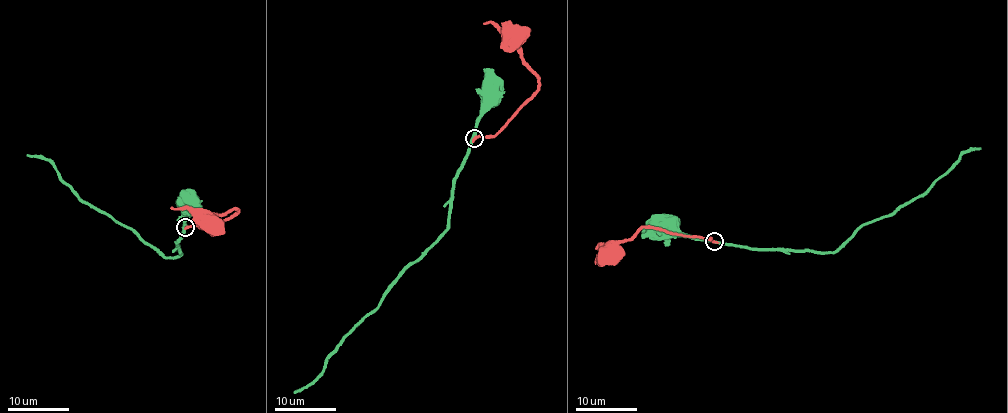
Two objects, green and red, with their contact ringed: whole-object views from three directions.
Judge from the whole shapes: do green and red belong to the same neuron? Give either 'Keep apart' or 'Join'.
Keep apart

